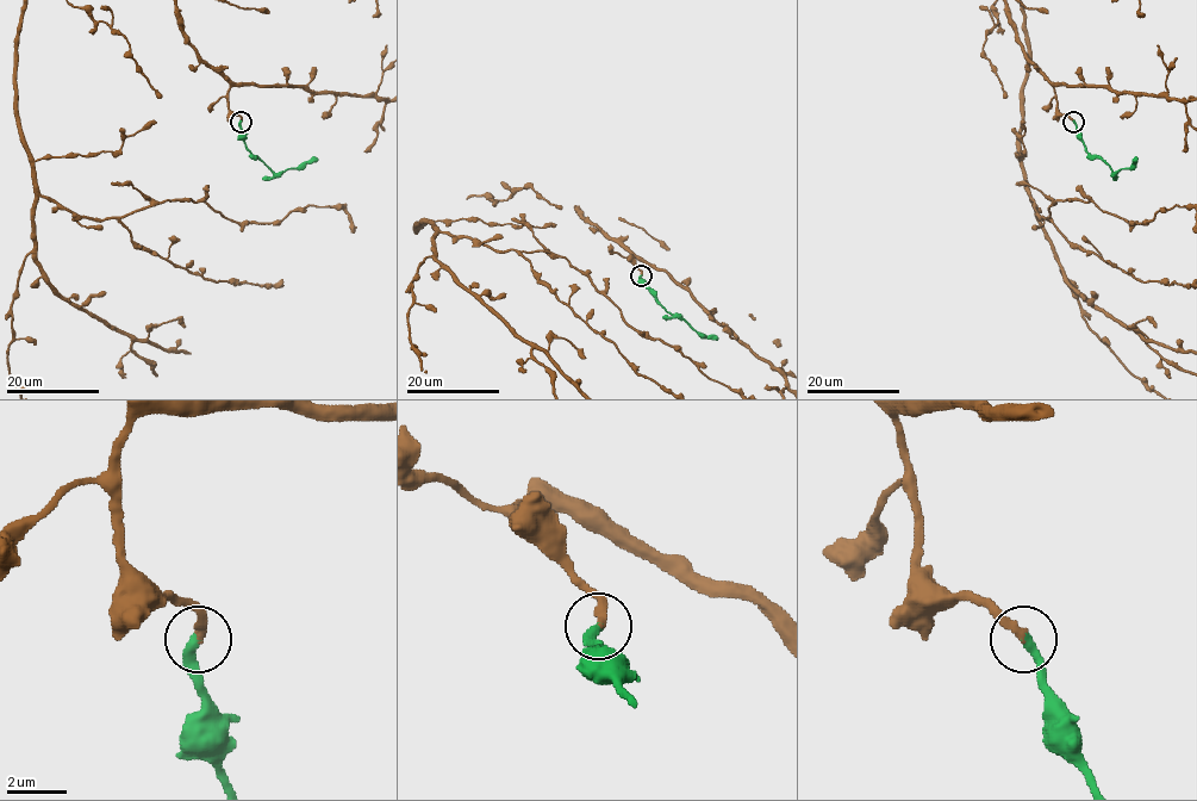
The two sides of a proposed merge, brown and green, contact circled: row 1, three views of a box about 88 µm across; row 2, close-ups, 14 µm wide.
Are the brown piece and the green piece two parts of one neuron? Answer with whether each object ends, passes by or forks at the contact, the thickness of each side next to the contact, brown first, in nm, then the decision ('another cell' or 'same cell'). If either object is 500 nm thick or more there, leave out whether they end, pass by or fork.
brown ends; green ends; calibres 280 and 360 nm; same cell

